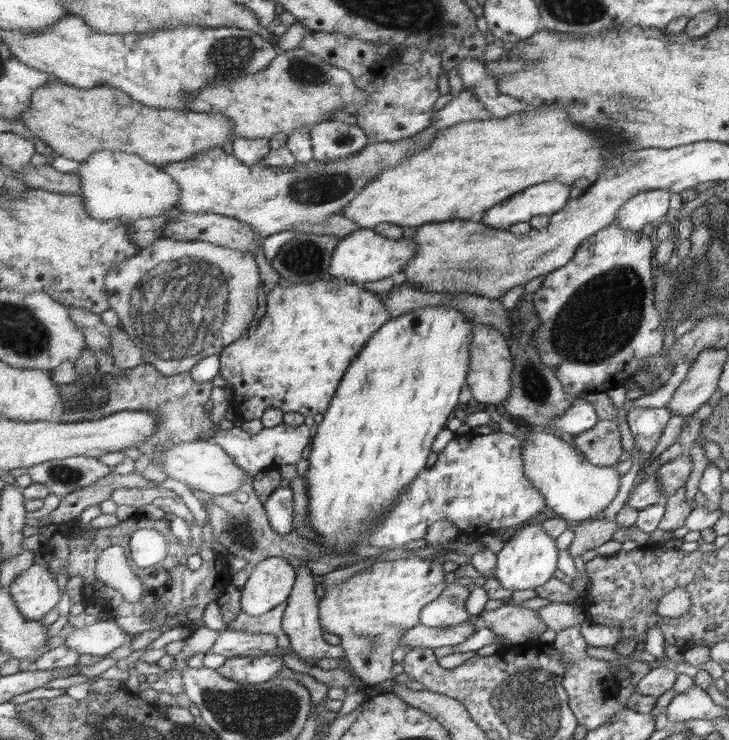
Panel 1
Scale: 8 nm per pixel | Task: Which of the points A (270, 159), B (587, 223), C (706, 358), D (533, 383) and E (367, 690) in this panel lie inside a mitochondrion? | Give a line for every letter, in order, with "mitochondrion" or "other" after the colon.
A: other
B: other
C: other
D: mitochondrion
E: other

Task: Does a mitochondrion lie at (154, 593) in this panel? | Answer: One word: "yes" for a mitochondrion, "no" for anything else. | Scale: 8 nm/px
no

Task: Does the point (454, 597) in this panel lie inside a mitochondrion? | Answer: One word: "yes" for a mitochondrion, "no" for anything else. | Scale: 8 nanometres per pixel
yes

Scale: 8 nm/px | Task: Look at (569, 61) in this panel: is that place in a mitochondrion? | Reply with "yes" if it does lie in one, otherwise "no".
no

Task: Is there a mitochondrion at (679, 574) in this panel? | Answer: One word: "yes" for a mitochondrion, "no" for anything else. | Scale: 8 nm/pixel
no

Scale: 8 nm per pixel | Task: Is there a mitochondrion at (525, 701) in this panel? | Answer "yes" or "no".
yes

